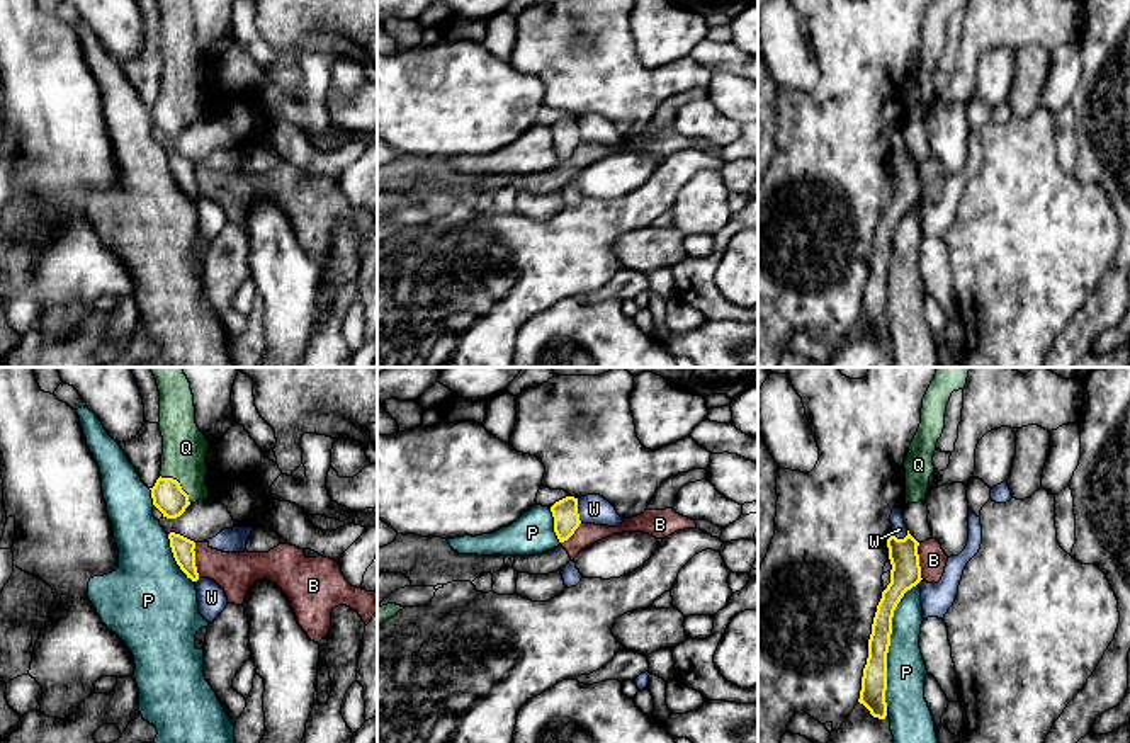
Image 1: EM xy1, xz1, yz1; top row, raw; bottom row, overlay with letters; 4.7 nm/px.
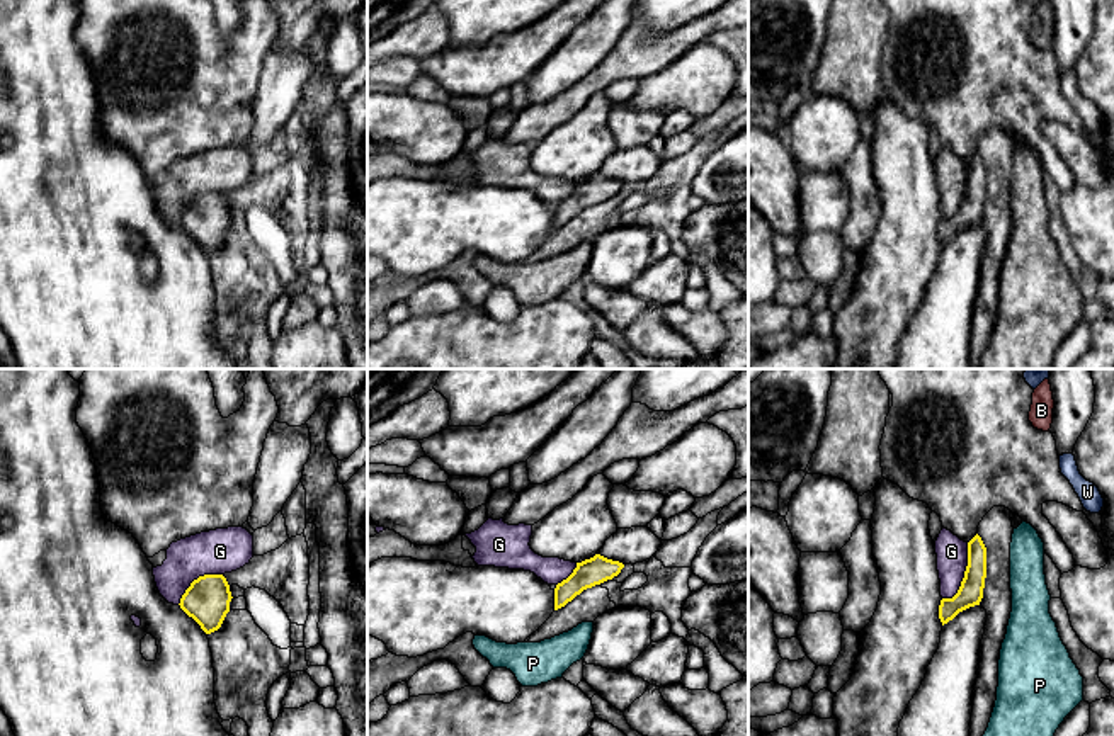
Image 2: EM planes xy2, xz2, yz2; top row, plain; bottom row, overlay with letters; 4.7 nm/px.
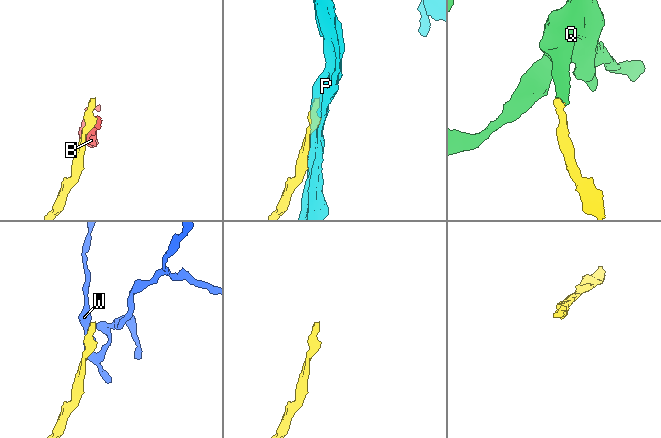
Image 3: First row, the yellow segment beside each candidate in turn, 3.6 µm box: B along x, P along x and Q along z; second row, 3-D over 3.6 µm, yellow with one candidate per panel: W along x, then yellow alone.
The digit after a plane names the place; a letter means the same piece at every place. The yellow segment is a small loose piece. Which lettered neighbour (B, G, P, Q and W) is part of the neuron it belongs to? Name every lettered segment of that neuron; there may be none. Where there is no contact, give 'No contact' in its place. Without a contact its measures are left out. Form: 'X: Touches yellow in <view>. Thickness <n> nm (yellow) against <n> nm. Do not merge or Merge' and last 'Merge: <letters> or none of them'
B: Touches yellow in yz1. Thickness 140 nm (yellow) against 130 nm. Do not merge
G: Touches yellow in yz2. Thickness 120 nm (yellow) against 150 nm. Do not merge
P: Touches yellow in yz1. Thickness 130 nm (yellow) against 190 nm. Do not merge
Q: Touches yellow in xy1. Thickness 150 nm (yellow) against 220 nm. Merge
W: Touches yellow in xz1. Thickness 130 nm (yellow) against 140 nm. Do not merge
Merge: Q

